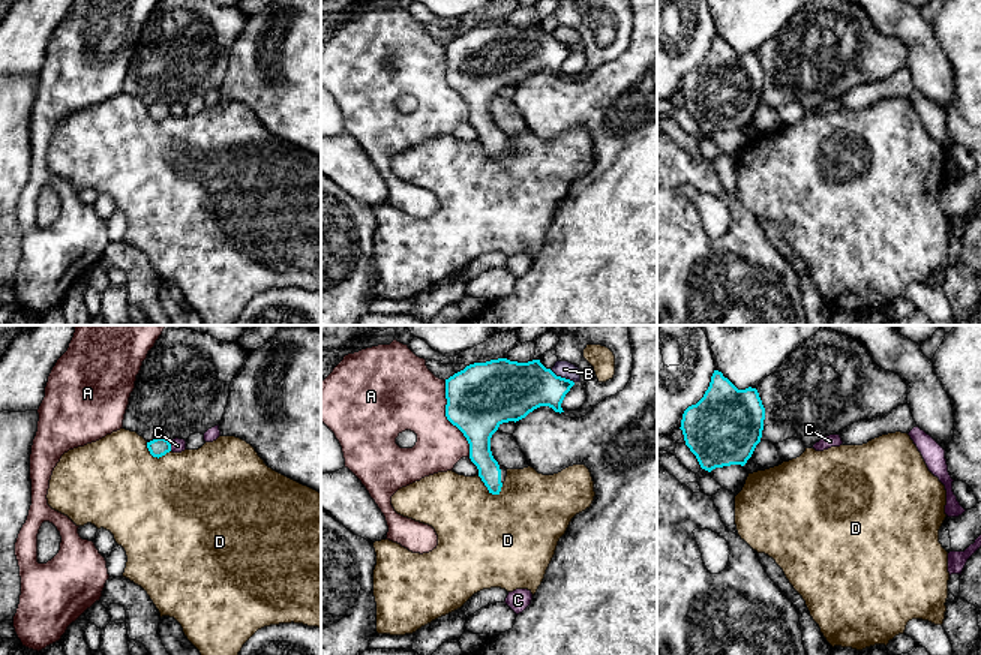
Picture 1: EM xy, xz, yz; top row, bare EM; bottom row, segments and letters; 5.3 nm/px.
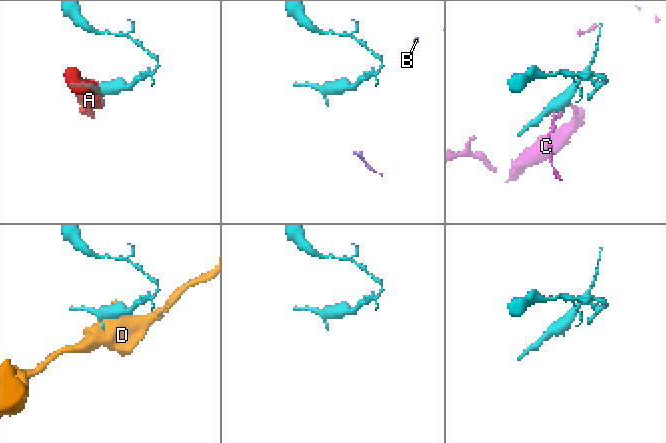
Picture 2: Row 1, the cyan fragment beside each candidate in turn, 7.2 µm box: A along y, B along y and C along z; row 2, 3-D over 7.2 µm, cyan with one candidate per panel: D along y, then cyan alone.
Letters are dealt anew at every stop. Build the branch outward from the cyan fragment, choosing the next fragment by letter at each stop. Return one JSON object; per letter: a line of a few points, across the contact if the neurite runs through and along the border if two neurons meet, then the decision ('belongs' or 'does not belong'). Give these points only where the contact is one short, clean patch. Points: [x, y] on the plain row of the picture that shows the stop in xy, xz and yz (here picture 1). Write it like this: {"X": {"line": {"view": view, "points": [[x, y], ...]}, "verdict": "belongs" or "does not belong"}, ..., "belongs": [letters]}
{"A": {"verdict": "does not belong"}, "B": {"line": {"view": "xz", "points": [[549, 33], [573, 47]]}, "verdict": "does not belong"}, "C": {"line": {"view": "xy", "points": [[168, 105], [171, 114]]}, "verdict": "does not belong"}, "D": {"verdict": "does not belong"}, "belongs": []}

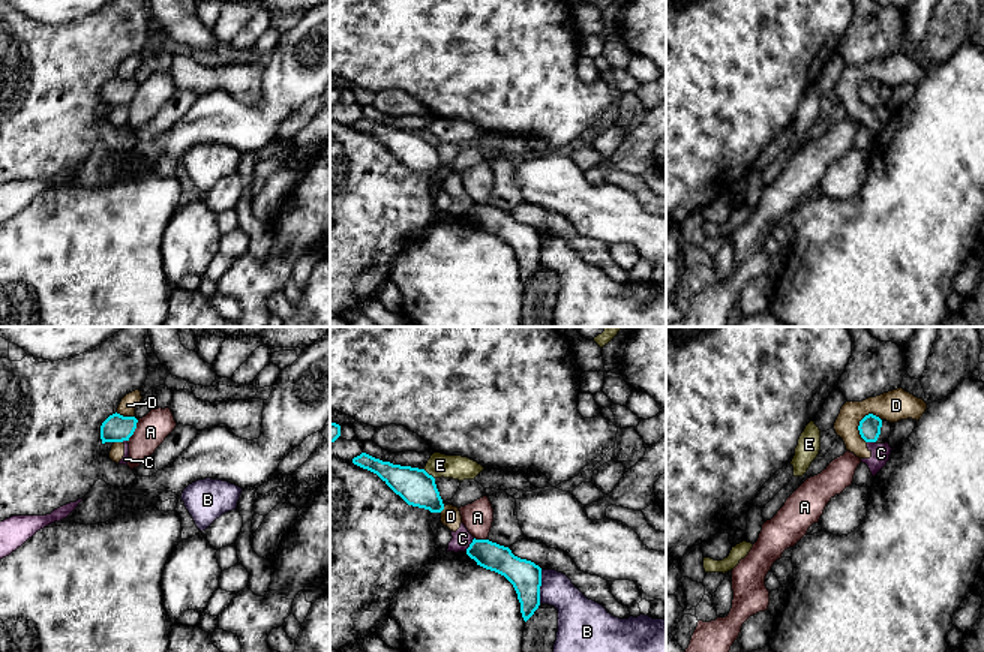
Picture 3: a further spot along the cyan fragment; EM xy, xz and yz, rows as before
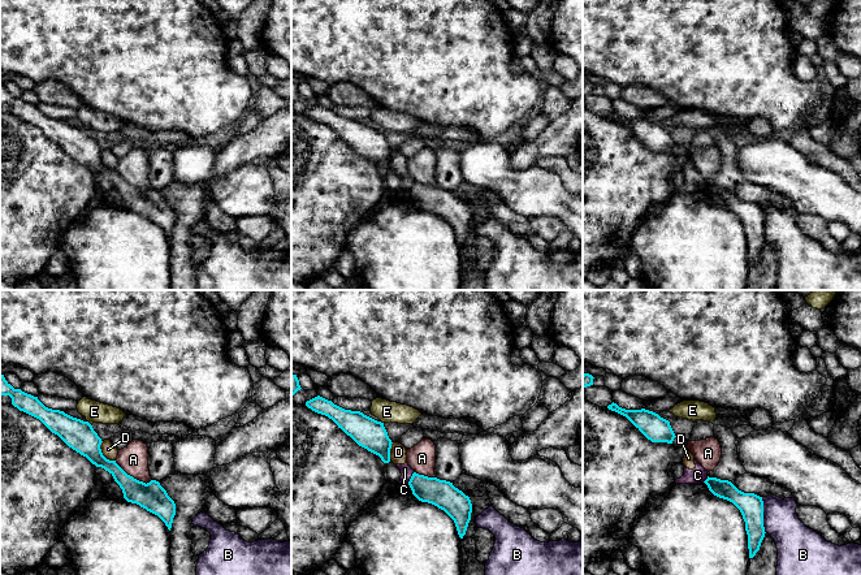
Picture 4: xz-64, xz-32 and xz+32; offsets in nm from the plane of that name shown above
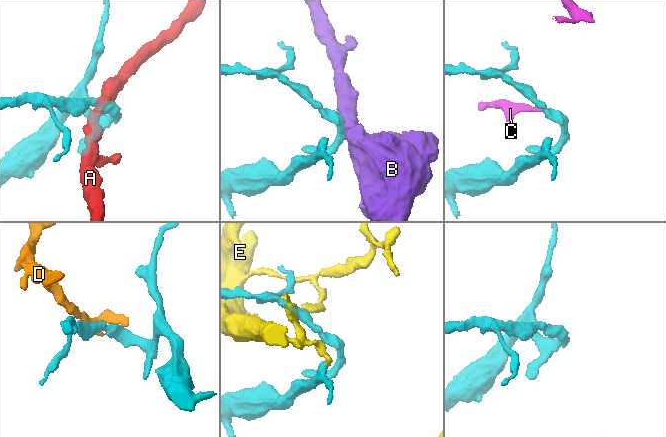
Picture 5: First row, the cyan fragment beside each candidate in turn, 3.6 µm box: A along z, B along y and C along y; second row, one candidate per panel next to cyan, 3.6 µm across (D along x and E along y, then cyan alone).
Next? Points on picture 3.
{"A": {"line": {"view": "xy", "points": [[138, 84], [128, 105]]}, "verdict": "does not belong"}, "B": {"line": {"view": "xz", "points": [[542, 234], [539, 267]]}, "verdict": "does not belong"}, "C": {"line": {"view": "xz", "points": [[474, 203], [465, 215]]}, "verdict": "does not belong"}, "D": {"verdict": "does not belong"}, "E": {"verdict": "does not belong"}, "belongs": []}

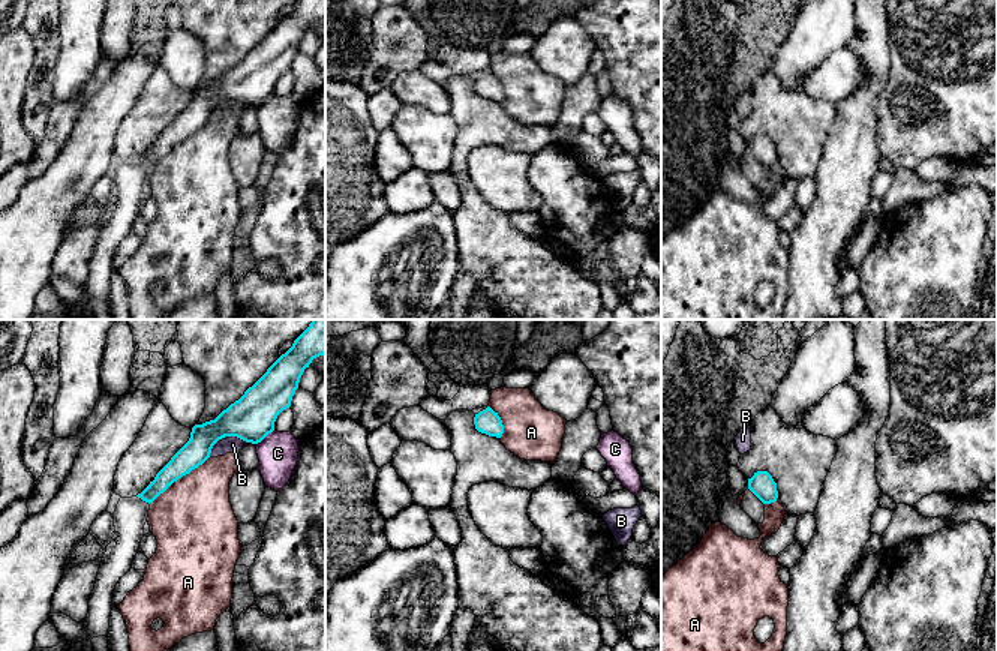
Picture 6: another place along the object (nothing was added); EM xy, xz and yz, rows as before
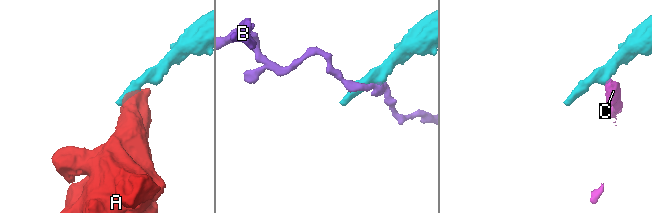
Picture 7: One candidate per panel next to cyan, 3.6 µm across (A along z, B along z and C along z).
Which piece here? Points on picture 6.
{"A": {"line": {"view": "xy", "points": [[209, 120], [149, 167]]}, "verdict": "does not belong"}, "B": {"verdict": "does not belong"}, "C": {"line": {"view": "xy", "points": [[273, 93], [257, 108]]}, "verdict": "does not belong"}, "belongs": []}

